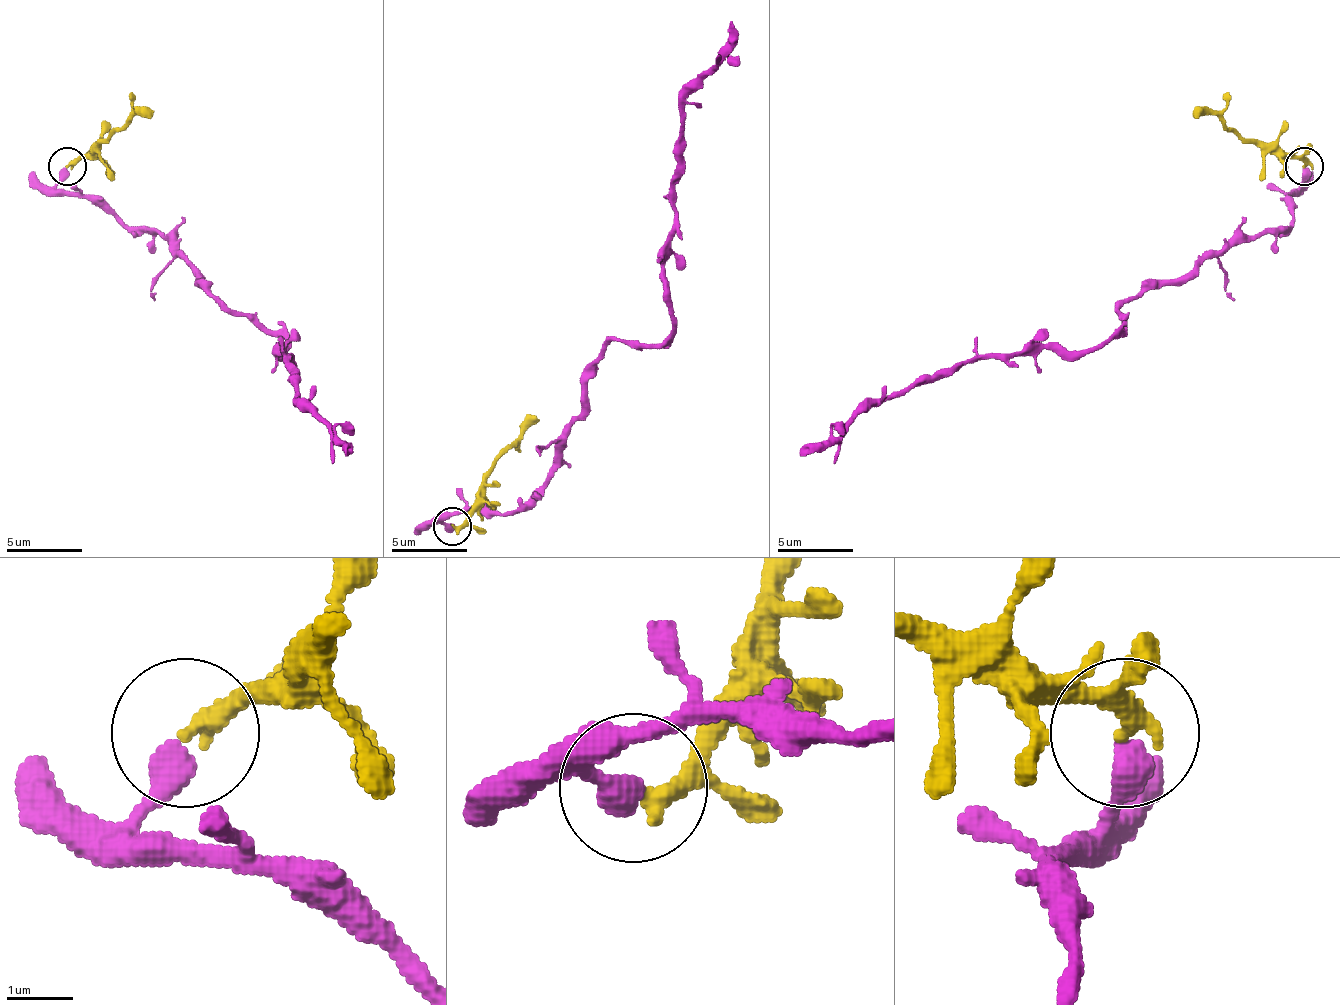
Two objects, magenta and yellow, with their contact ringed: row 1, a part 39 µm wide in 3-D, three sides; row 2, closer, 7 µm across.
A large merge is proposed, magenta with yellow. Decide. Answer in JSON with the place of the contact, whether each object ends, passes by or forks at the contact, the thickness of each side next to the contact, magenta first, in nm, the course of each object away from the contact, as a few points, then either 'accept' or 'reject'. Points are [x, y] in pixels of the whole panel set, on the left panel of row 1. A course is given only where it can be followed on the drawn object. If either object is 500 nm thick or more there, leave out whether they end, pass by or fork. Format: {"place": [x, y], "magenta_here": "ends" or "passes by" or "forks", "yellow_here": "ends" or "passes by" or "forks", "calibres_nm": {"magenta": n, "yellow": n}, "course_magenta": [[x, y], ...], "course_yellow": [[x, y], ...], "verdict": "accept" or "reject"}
{"place": [67, 166], "magenta_here": "ends", "yellow_here": "ends", "calibres_nm": {"magenta": 460, "yellow": 320}, "course_magenta": [[68, 168], [64, 191], [98, 195], [155, 229], [227, 309], [288, 343], [299, 400], [345, 457]], "course_yellow": [[68, 165], [83, 157], [132, 115], [151, 112]], "verdict": "reject"}

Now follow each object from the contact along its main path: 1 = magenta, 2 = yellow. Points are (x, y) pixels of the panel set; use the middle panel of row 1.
1: (453, 525), (540, 487), (613, 339), (673, 328), (685, 96), (730, 21)
2: (453, 525), (468, 517), (484, 472), (537, 415)

